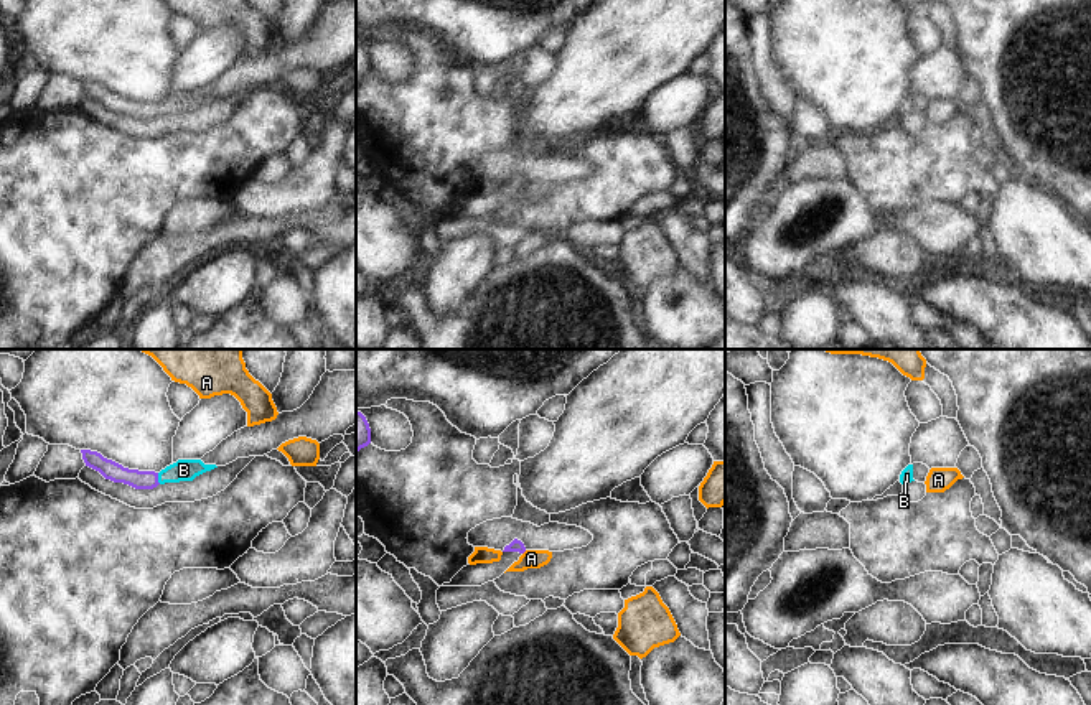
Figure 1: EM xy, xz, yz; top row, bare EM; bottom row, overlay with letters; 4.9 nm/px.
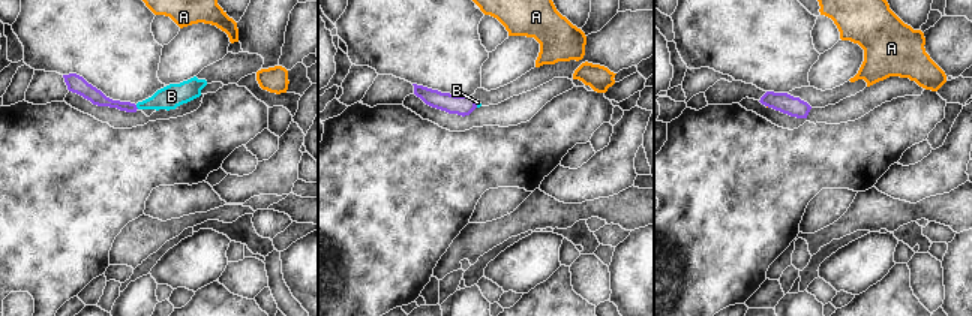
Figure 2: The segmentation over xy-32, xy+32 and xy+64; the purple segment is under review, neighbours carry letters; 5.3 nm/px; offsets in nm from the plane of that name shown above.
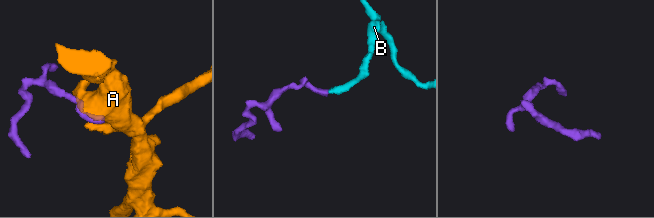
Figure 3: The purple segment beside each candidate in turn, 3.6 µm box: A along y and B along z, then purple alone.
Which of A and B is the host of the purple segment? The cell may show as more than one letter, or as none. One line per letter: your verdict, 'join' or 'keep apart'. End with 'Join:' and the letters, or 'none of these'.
A: keep apart
B: join
Join: B

